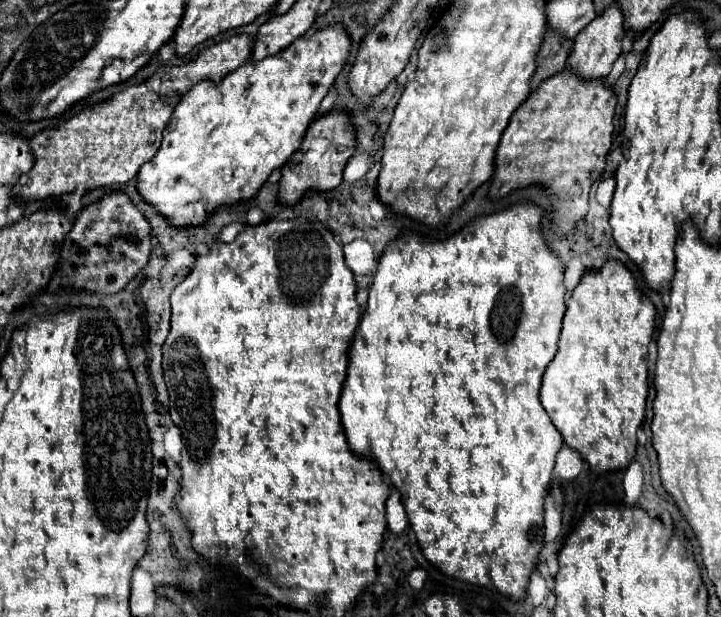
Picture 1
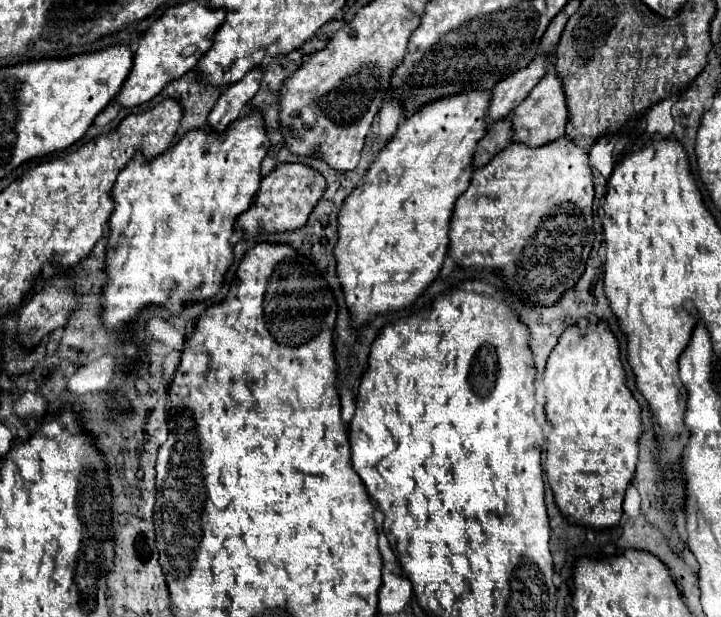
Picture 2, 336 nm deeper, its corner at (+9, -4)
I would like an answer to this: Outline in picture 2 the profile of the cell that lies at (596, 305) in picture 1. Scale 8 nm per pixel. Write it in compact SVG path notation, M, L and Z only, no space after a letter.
M604 322L580 330L568 326L556 348L550 352L542 378L546 394L546 420L550 424L544 470L554 492L554 502L570 524L582 524L594 530L616 526L623 514L626 488L630 486L638 458L638 438L642 434L640 404L626 388L626 374L618 358L618 340Z

